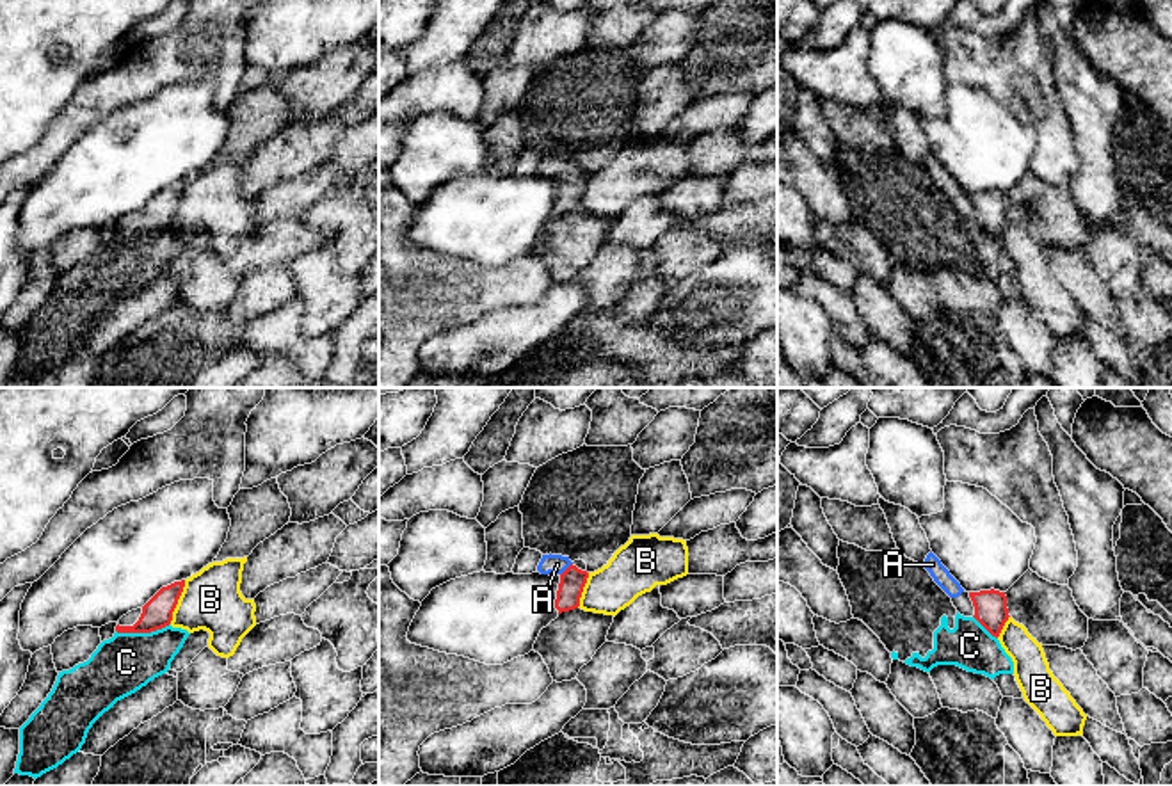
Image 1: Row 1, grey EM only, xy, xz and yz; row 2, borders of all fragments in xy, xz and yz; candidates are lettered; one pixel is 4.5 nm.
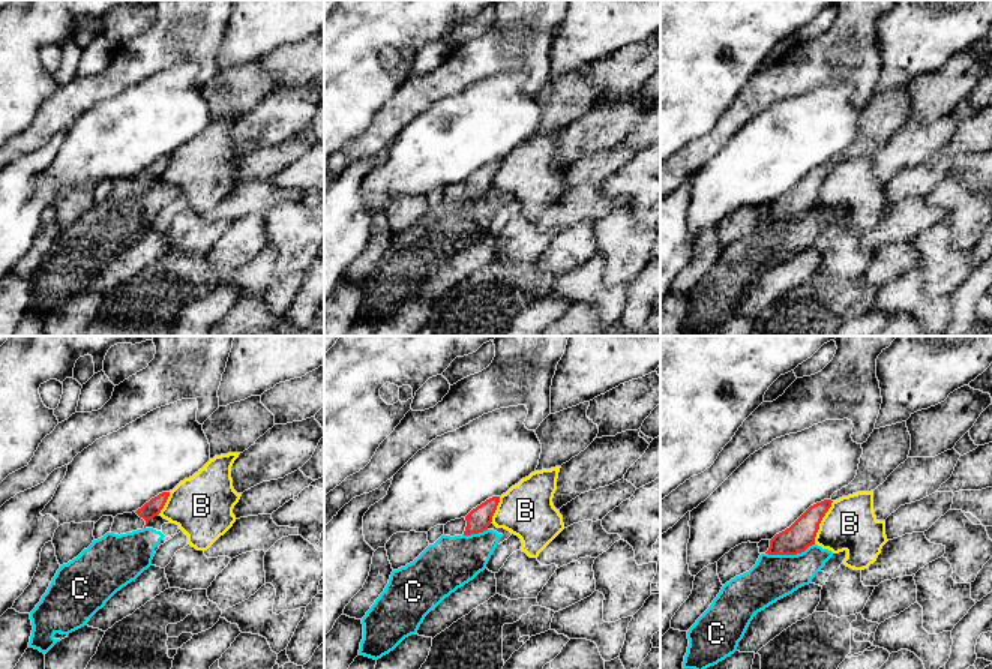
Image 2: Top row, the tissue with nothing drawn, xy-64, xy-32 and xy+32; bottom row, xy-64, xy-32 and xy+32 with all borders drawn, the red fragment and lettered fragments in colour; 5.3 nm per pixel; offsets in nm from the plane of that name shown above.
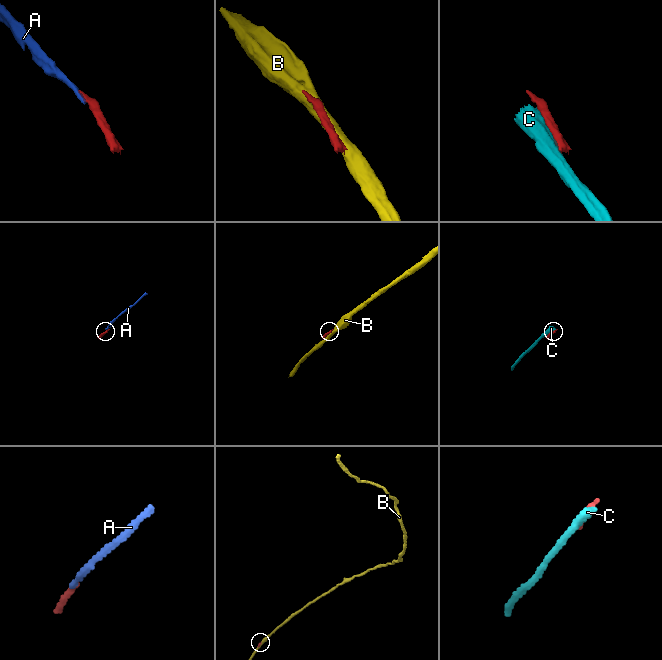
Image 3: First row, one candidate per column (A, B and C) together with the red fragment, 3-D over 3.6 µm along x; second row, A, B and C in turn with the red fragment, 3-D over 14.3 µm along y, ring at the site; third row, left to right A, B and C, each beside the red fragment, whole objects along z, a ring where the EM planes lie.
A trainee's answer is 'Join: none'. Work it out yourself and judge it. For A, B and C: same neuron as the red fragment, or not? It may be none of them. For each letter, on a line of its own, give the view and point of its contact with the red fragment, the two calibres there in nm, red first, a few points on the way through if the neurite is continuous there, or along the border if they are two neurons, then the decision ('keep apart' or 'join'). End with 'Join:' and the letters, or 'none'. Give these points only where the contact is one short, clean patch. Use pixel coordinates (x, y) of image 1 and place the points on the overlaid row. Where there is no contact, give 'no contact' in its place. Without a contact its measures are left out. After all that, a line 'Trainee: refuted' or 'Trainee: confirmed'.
A: meets red in xz at (566, 569); 120 nm thick on the red side, 90 nm on the other; runs through xz (573, 580), (566, 569), (557, 564); join
B: meets red in xy at (176, 601); 140 nm thick on the red side, 260 nm on the other; keep apart
C: meets red in xy at (143, 632); 140 nm thick on the red side, 260 nm on the other; keep apart
Join: A
Trainee: refuted

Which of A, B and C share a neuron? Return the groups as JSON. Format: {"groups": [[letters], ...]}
{"groups": [["A"], ["B"], ["C"]]}

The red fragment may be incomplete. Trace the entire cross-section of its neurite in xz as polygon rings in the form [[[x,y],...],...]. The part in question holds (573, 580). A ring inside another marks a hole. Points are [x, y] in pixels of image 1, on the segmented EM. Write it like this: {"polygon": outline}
{"polygon": [[[542,555],[537,571],[541,574],[555,573],[560,576],[555,608],[558,614],[569,612],[580,606],[580,598],[587,583],[589,573],[578,569],[569,557]]]}

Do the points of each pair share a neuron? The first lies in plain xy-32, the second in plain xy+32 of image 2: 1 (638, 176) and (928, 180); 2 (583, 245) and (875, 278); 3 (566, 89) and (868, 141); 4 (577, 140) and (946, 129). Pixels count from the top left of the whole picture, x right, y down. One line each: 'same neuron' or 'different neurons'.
1: different neurons
2: same neuron
3: same neuron
4: same neuron

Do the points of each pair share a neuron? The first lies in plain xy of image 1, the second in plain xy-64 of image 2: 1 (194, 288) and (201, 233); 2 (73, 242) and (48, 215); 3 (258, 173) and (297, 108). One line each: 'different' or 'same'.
1: same
2: different
3: same

